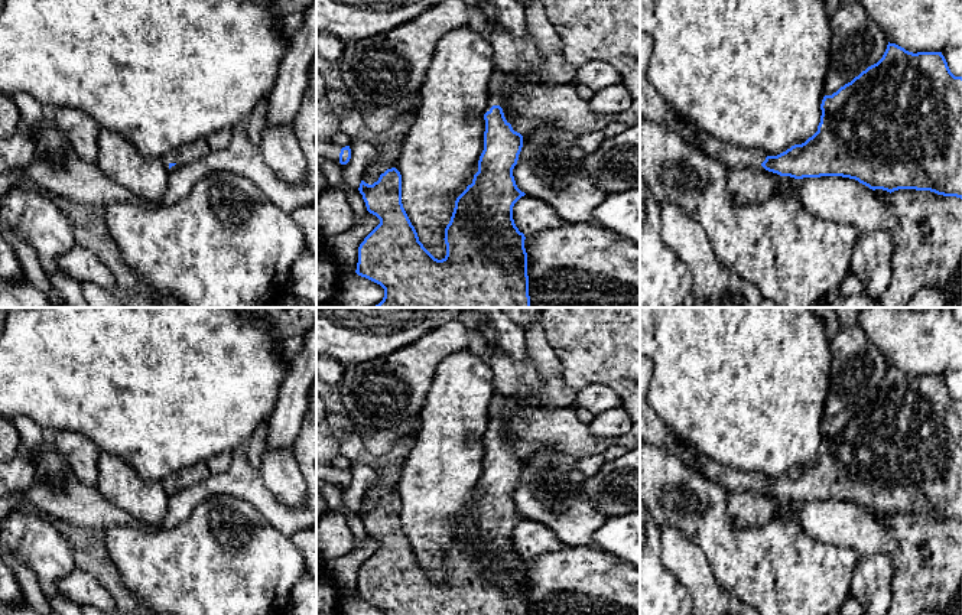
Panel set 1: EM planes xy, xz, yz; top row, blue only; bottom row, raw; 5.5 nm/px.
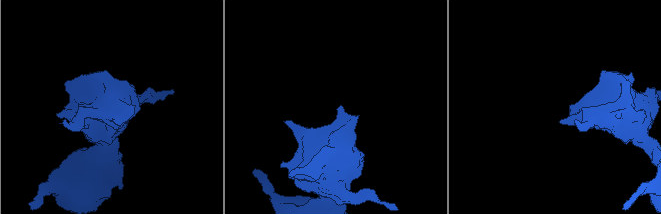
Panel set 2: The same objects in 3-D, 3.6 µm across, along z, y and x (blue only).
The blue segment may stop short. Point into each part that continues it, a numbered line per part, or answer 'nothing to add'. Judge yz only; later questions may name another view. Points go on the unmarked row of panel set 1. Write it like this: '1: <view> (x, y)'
1: yz (733, 480)

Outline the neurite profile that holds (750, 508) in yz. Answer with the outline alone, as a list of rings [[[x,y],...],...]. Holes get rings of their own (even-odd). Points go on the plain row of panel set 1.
[[[761,488],[731,491],[728,514],[740,528],[764,527],[774,518],[783,500],[766,494]]]

